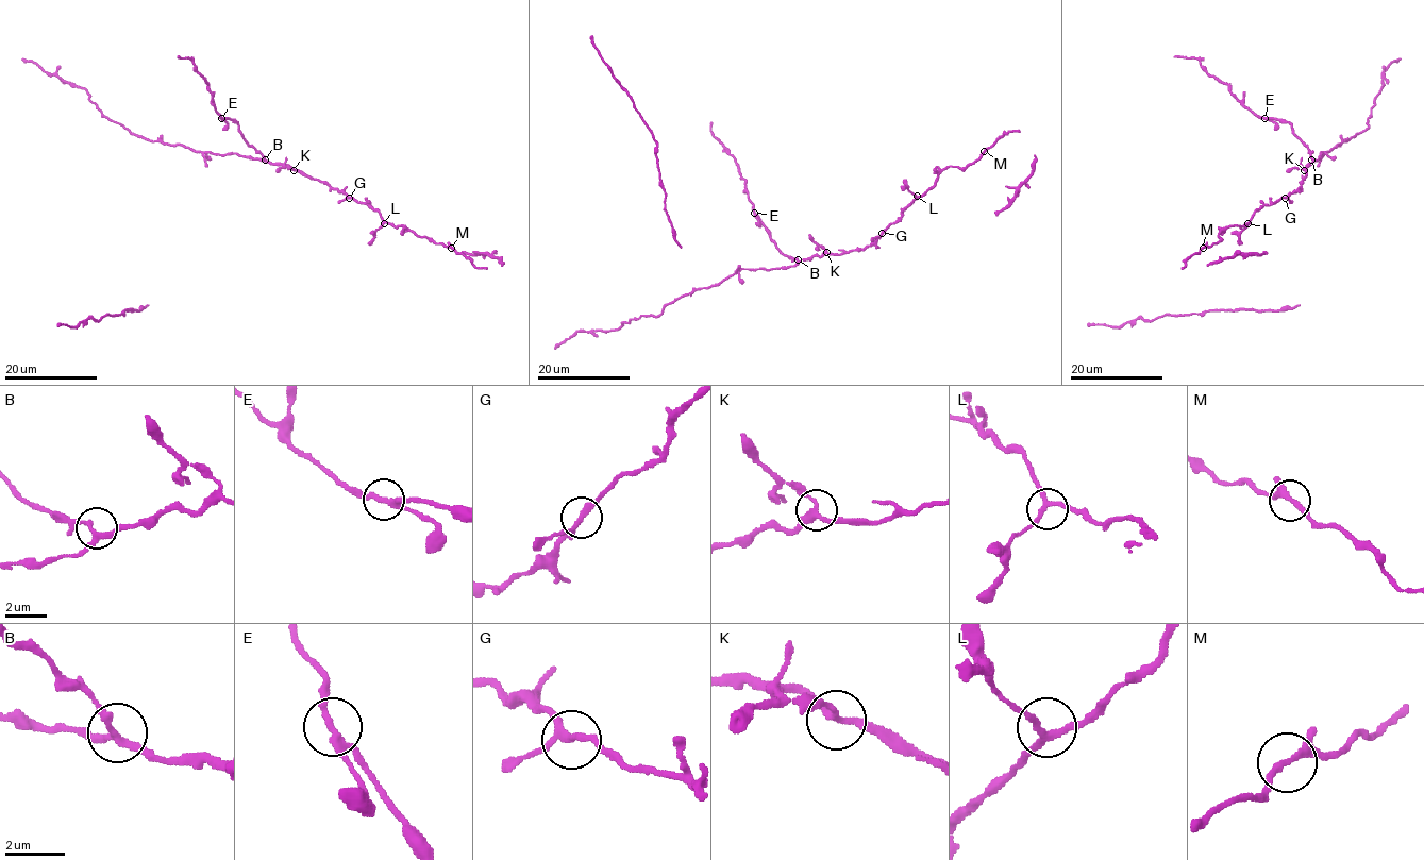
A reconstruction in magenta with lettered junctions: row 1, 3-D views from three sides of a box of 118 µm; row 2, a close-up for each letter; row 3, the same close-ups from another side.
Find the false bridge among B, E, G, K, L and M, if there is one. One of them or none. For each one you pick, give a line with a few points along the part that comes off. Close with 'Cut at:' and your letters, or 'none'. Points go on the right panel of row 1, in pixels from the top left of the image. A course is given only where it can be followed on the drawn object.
Cut at: none

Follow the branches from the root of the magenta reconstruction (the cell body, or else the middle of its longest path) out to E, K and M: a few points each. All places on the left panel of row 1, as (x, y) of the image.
E: (238, 156), (264, 159), (248, 145), (236, 122), (221, 118)
K: (238, 156), (286, 164), (294, 170)
M: (238, 156), (289, 165), (371, 206), (385, 222), (403, 225), (416, 235), (451, 248)

